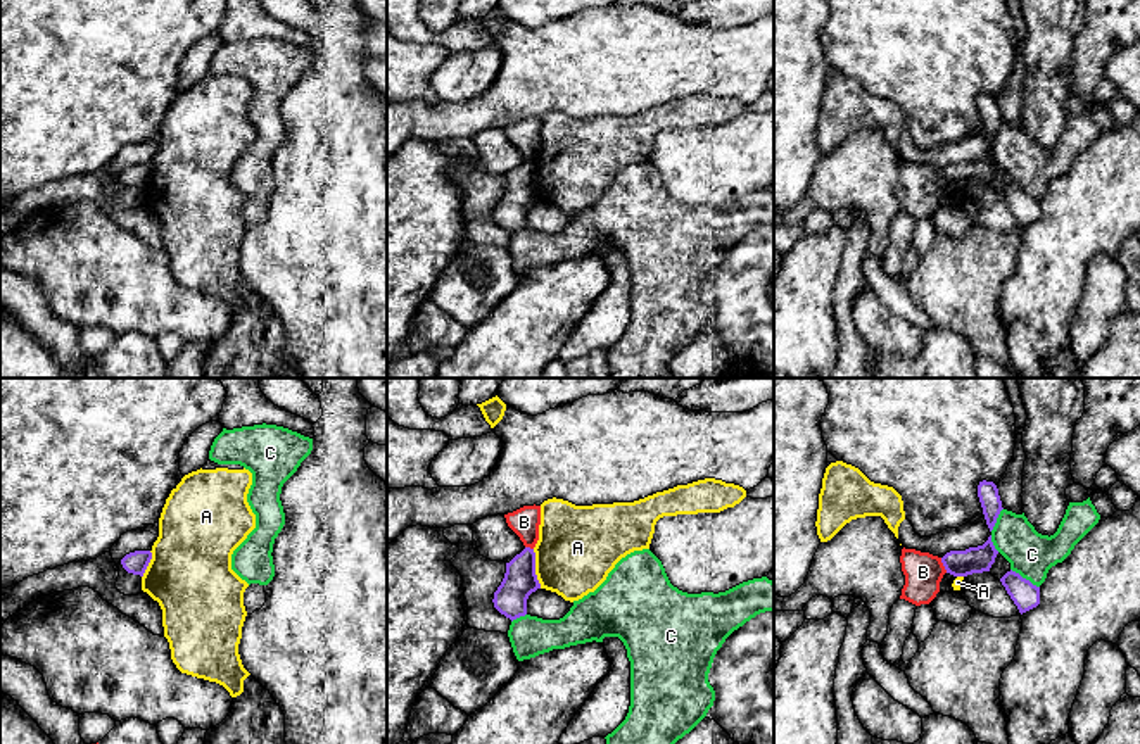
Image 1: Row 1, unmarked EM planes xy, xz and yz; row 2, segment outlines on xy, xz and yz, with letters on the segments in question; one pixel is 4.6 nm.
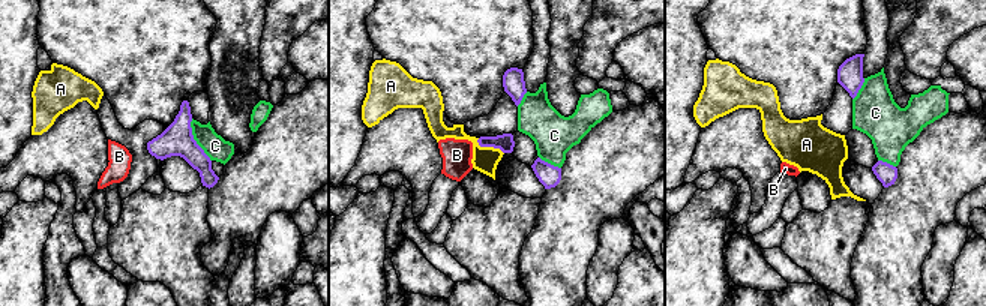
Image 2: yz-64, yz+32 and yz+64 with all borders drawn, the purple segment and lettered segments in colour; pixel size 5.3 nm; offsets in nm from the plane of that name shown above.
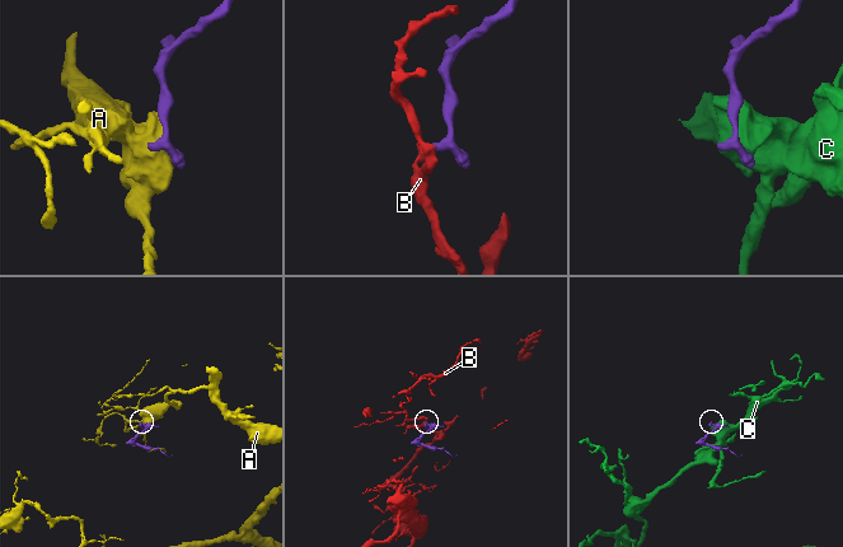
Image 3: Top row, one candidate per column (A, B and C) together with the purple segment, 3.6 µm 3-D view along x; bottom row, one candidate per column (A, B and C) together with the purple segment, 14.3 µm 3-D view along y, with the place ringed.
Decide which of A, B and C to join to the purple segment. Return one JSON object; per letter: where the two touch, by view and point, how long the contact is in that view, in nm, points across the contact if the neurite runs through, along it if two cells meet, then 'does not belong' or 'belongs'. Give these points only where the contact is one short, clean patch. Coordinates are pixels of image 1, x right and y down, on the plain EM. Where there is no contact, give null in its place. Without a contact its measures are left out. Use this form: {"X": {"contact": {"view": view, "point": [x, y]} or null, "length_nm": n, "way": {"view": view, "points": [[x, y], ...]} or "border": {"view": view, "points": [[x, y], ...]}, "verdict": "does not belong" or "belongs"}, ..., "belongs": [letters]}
{"A": {"contact": {"view": "xz", "point": [534, 182]}, "length_nm": 190, "border": {"view": "xz", "points": [[532, 163], [541, 201]]}, "verdict": "does not belong"}, "B": {"contact": {"view": "yz", "point": [943, 178]}, "length_nm": 80, "border": {"view": "yz", "points": [[940, 171], [947, 185]]}, "verdict": "does not belong"}, "C": {"contact": {"view": "yz", "point": [1025, 192]}, "length_nm": 160, "verdict": "does not belong"}, "belongs": []}

